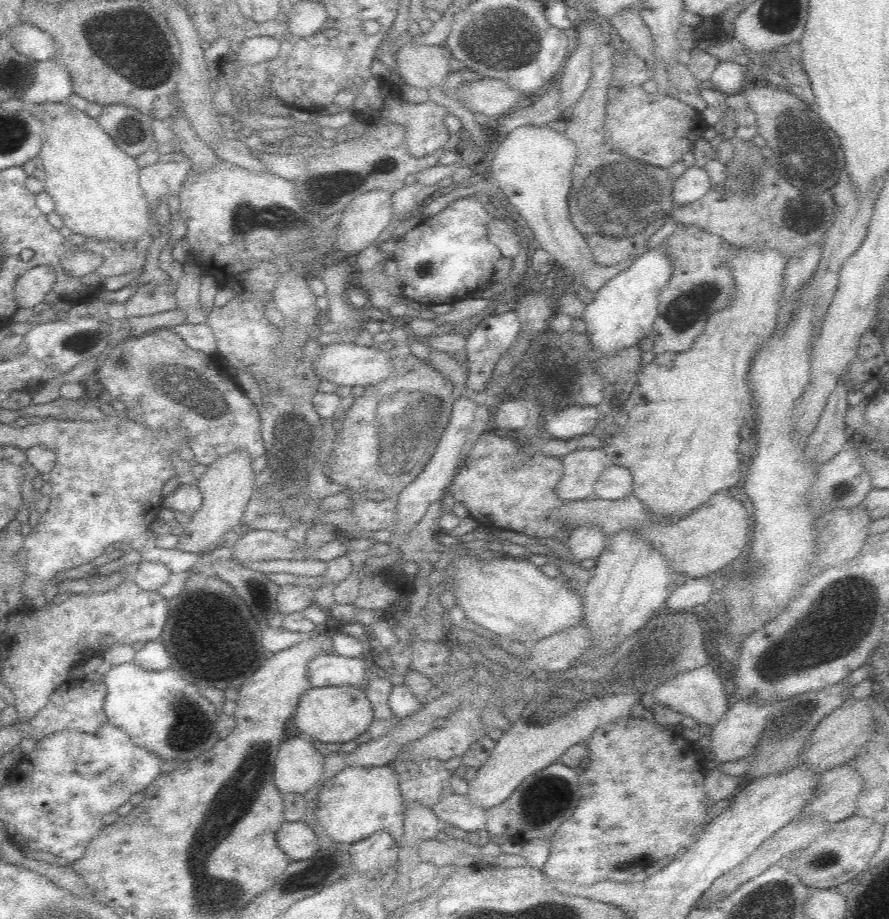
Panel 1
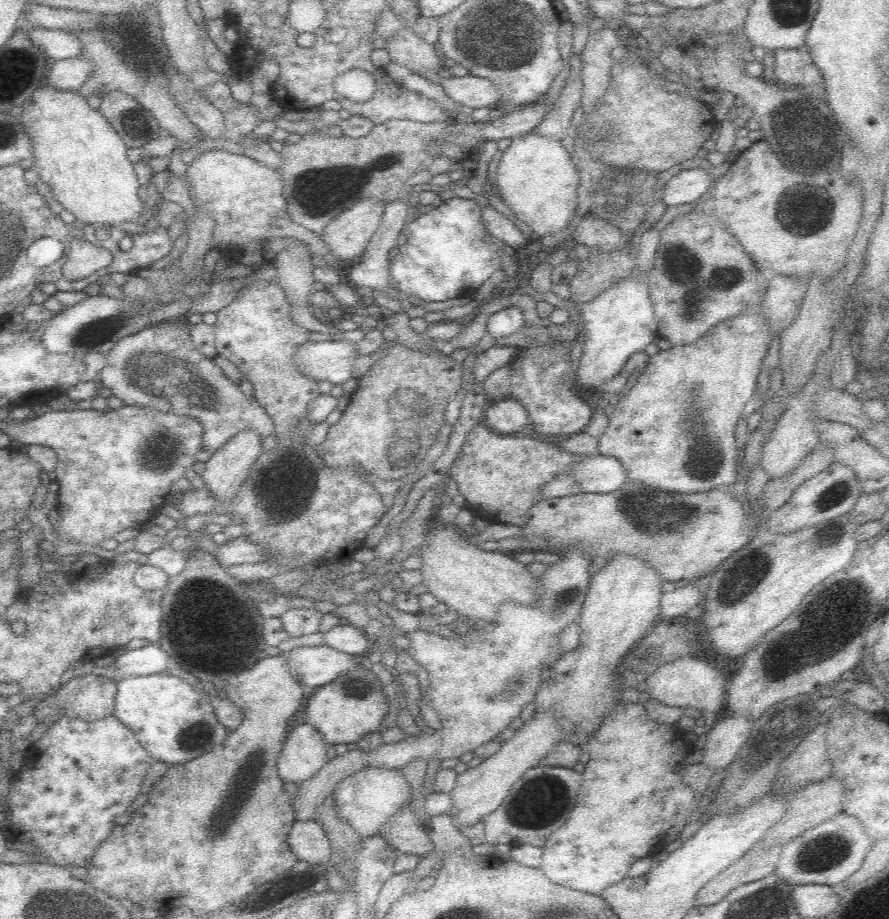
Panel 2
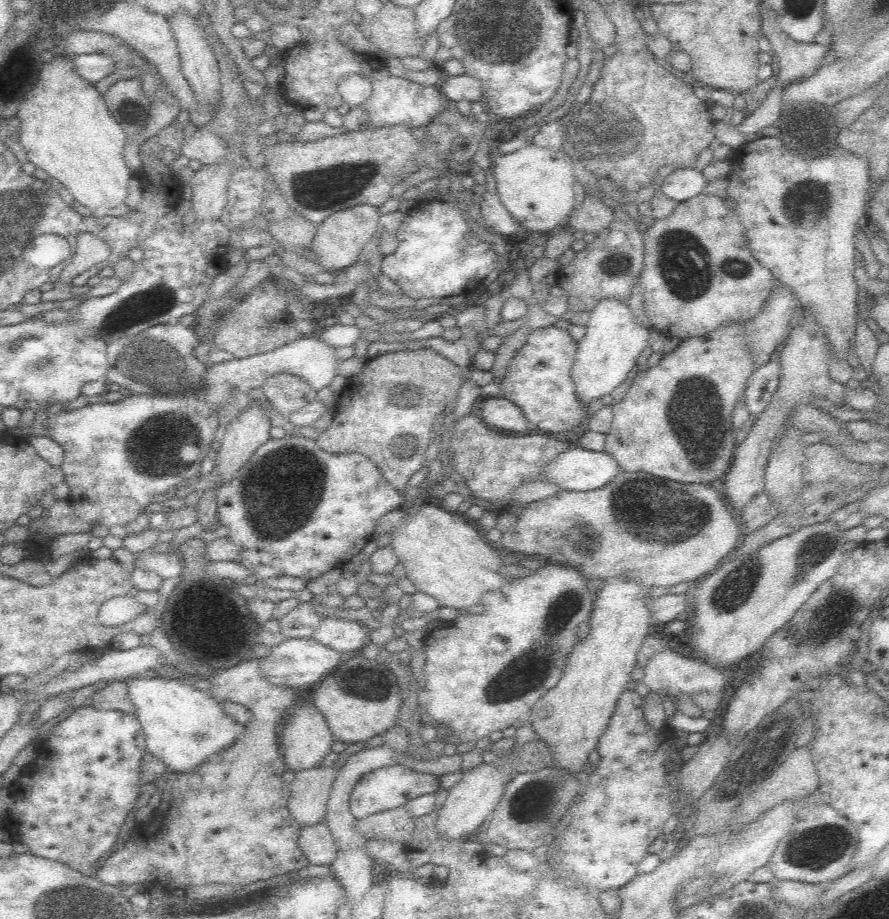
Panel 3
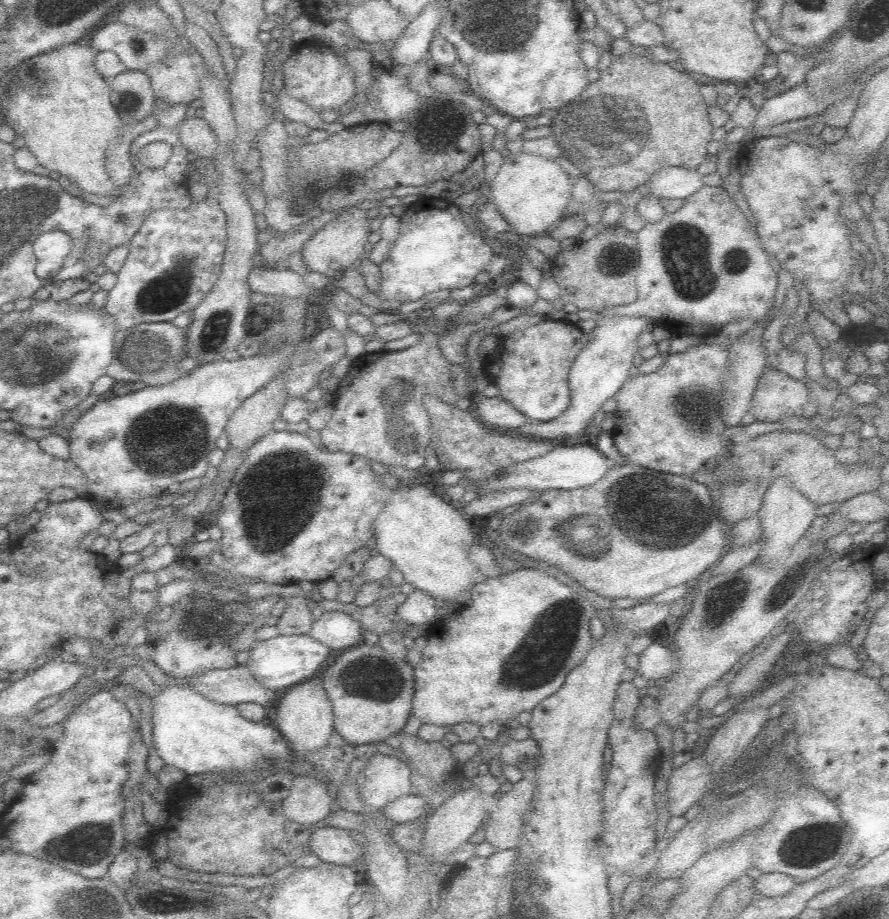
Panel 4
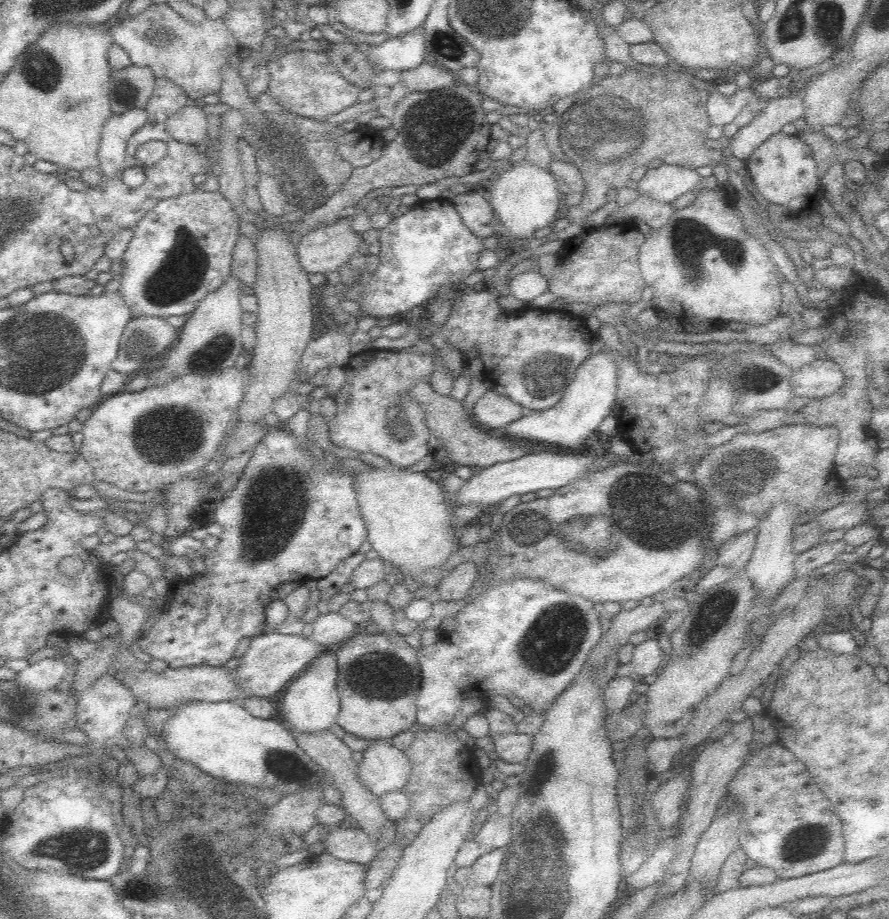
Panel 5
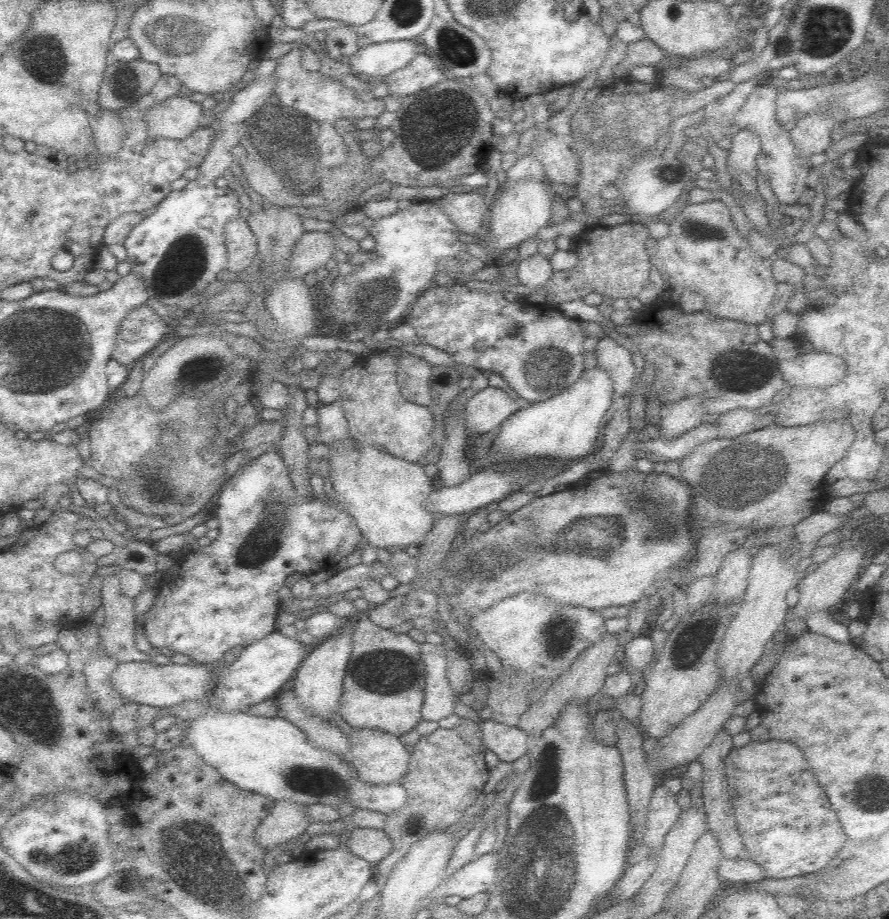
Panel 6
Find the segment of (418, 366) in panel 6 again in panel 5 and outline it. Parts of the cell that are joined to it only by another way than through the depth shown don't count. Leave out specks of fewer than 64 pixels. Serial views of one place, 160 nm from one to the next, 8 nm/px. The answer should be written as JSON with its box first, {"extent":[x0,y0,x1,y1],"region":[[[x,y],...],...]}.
{"extent":[409,379,532,469],"region":[[[422,379],[417,382],[409,393],[424,409],[430,436],[432,435],[434,438],[439,439],[442,448],[444,448],[444,464],[448,463],[452,467],[460,465],[483,469],[499,462],[508,462],[532,453],[530,448],[518,446],[516,444],[518,440],[507,436],[496,437],[490,435],[488,430],[478,427],[473,421],[470,411],[460,401],[454,400],[451,396],[436,393],[432,389],[429,379]]]}

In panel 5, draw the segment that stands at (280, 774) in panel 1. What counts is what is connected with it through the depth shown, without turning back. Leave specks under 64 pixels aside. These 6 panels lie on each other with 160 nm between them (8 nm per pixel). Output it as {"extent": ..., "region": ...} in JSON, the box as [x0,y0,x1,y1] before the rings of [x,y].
{"extent":[281,647,340,733],"region":[[[336,647],[325,649],[309,666],[306,666],[281,693],[284,723],[296,731],[315,733],[329,729],[334,724],[340,710],[340,695],[336,690],[337,657]]]}

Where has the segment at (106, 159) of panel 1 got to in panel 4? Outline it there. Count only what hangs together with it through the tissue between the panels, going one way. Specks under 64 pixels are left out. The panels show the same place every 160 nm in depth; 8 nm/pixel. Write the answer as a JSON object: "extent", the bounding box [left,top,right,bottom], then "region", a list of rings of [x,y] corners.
{"extent":[2,42,124,194],"region":[[[72,42],[38,54],[26,60],[18,70],[14,84],[10,86],[10,94],[6,102],[2,102],[6,124],[13,129],[17,136],[23,137],[24,147],[36,156],[37,164],[62,176],[68,176],[76,182],[76,186],[90,194],[110,194],[114,190],[114,182],[105,171],[105,160],[108,149],[117,141],[124,130],[124,124],[118,118],[118,112],[110,101],[110,86],[94,67],[97,51],[91,42]]]}

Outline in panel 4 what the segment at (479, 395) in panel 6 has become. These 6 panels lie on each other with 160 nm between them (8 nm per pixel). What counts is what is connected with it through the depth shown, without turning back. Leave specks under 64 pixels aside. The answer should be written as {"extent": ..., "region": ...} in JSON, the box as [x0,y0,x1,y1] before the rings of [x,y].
{"extent":[476,395,531,430],"region":[[[498,395],[483,396],[477,402],[476,412],[477,419],[489,429],[496,426],[496,428],[510,430],[510,428],[518,428],[526,422],[531,422],[522,412]]]}

